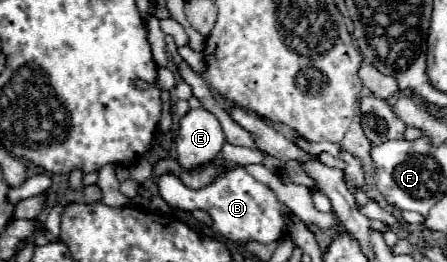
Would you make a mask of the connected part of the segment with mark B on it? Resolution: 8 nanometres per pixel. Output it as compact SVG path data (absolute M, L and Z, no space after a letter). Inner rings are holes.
M234 167L226 175L218 177L212 185L202 187L198 191L188 189L174 175L160 175L158 193L172 209L206 211L212 217L212 231L218 233L222 239L228 239L238 245L246 245L250 241L272 243L272 241L284 239L288 233L288 219L292 215L290 207L286 207L282 201L278 201L278 197L274 195L274 191L268 185L262 185L252 175L248 175L244 171L244 167Z

